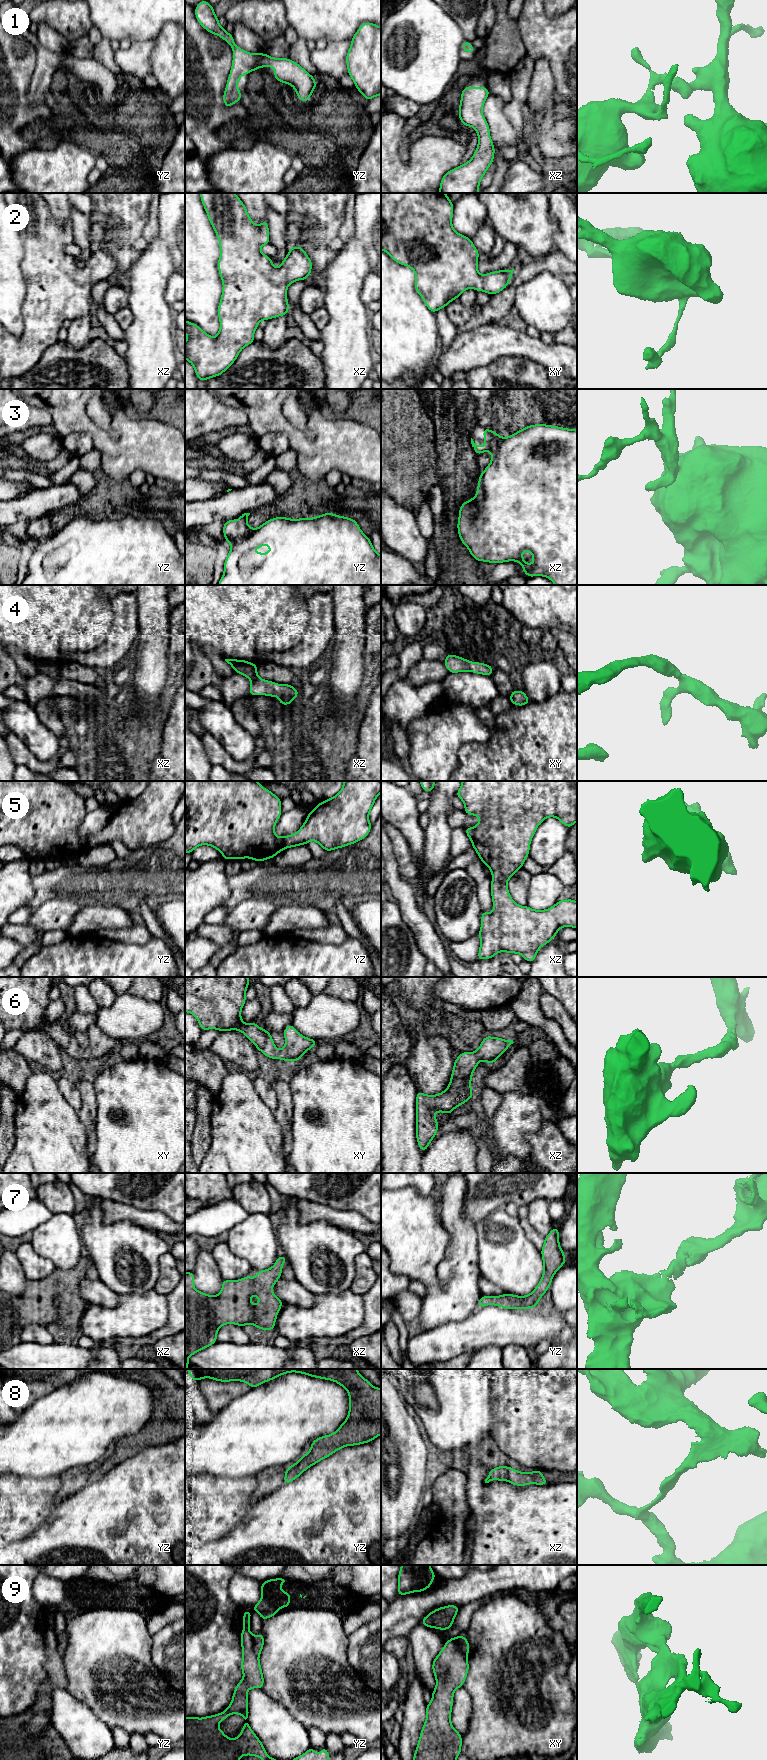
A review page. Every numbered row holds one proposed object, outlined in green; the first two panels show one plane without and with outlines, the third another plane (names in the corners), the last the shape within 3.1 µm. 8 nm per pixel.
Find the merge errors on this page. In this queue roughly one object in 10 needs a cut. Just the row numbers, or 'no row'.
9

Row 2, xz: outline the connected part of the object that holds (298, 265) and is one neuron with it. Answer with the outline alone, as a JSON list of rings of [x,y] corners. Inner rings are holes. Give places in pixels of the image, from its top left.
[[[200,193],[200,198],[219,240],[221,251],[217,264],[223,283],[217,309],[220,330],[216,337],[211,337],[198,325],[185,320],[185,334],[188,337],[185,342],[185,359],[194,367],[198,380],[206,381],[224,373],[235,362],[241,350],[255,341],[254,333],[260,321],[280,317],[289,312],[288,286],[298,280],[307,280],[312,271],[312,261],[305,253],[305,249],[294,246],[290,247],[287,256],[281,261],[281,266],[275,268],[272,259],[260,252],[262,246],[270,243],[267,220],[259,225],[254,224],[244,203],[235,193]]]

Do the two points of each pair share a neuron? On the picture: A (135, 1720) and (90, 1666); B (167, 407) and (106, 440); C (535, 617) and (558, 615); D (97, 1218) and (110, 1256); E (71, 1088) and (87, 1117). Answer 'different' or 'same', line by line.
A: same
B: different
C: same
D: same
E: different

